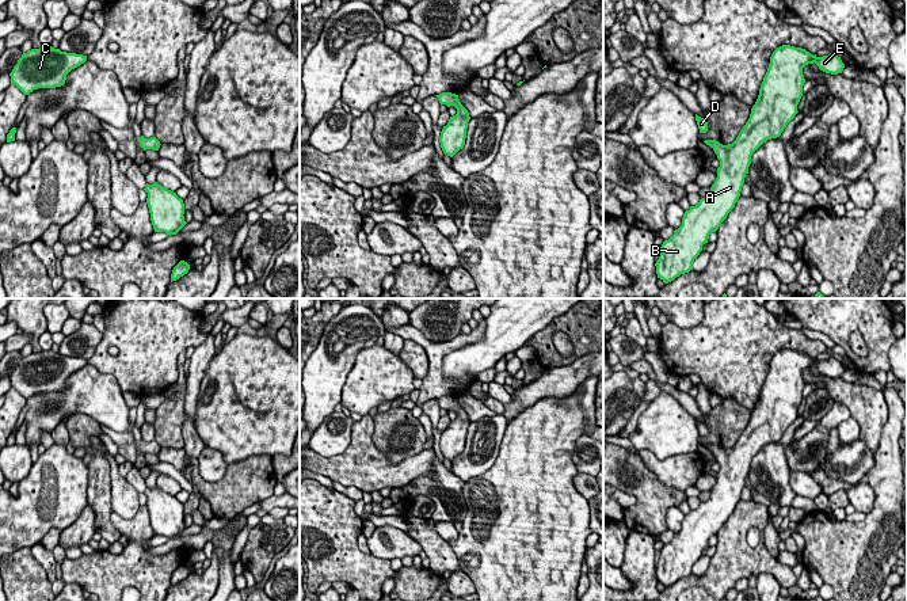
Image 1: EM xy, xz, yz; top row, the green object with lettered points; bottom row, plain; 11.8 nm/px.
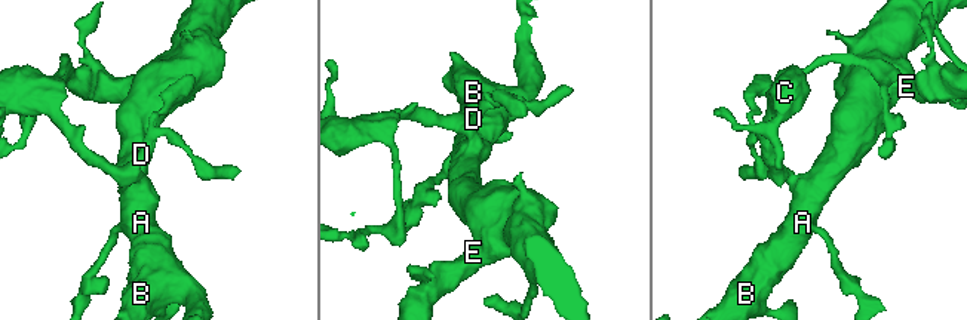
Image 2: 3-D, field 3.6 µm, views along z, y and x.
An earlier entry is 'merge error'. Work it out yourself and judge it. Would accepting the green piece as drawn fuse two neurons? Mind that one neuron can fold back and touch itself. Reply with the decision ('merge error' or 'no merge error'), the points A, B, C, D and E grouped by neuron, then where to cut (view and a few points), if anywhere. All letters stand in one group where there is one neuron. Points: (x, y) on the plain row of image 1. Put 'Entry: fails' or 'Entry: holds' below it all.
no merge error | A B C D E | no cut
Entry: fails

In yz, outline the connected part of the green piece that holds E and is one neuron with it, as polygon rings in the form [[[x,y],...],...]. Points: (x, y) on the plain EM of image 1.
[[[790,349],[777,351],[770,361],[770,368],[761,388],[758,403],[751,412],[750,422],[736,444],[728,449],[723,449],[716,444],[704,445],[714,454],[720,464],[717,482],[712,488],[709,498],[705,502],[701,502],[696,510],[690,510],[690,513],[685,516],[682,529],[674,535],[674,539],[668,544],[663,545],[655,570],[658,582],[664,587],[693,574],[693,566],[702,555],[702,549],[708,547],[709,539],[719,533],[728,517],[735,511],[735,507],[740,501],[744,482],[748,478],[752,457],[767,444],[780,441],[786,429],[799,416],[797,408],[803,400],[803,389],[805,387],[803,372],[813,366],[820,374],[831,379],[842,377],[845,372],[841,361],[834,357],[818,361],[805,353]]]

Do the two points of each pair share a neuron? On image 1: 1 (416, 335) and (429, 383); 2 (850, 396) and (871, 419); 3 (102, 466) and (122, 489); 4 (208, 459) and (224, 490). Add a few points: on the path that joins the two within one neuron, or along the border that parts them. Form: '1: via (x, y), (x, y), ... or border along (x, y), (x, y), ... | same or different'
1: via (429, 347), (434, 353), (434, 371) | same
2: via (856, 402), (868, 414) | same
3: border along (92, 447), (103, 453), (109, 464), (110, 506) | different
4: border along (195, 459), (206, 480), (218, 480), (229, 464) | different

